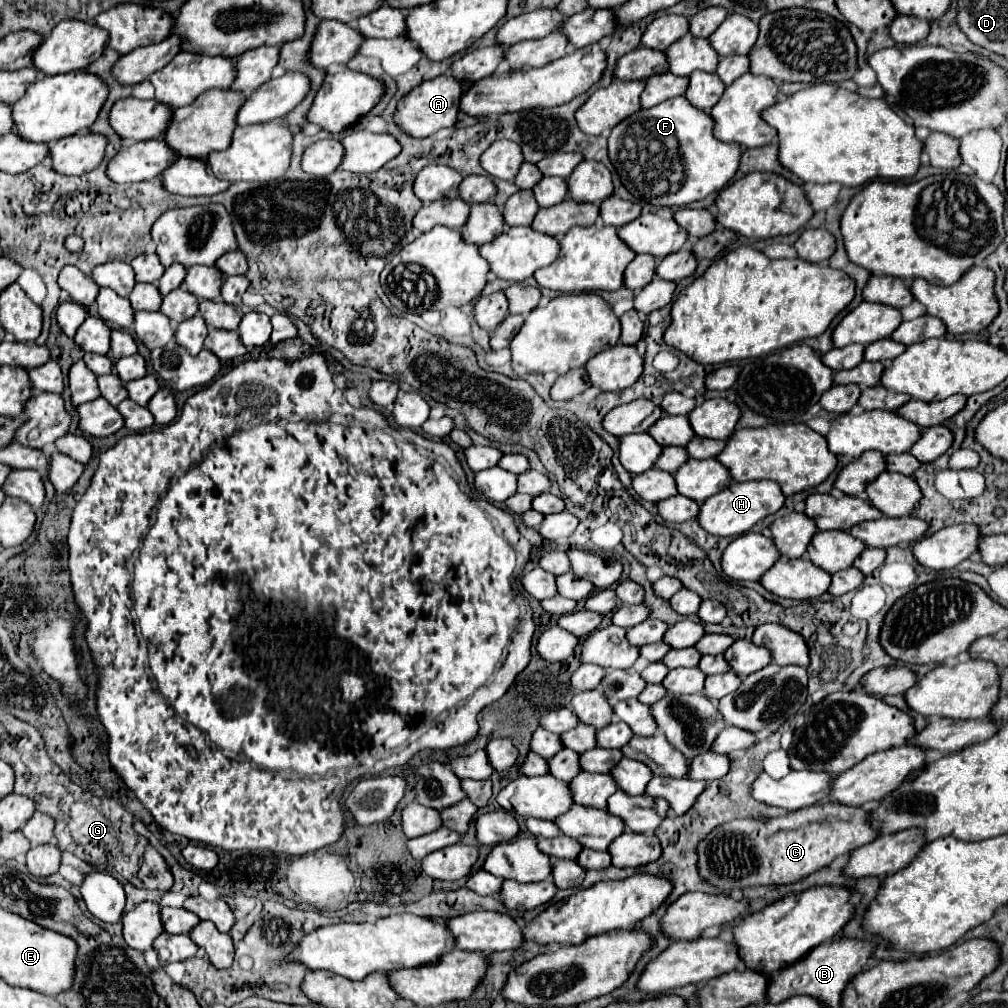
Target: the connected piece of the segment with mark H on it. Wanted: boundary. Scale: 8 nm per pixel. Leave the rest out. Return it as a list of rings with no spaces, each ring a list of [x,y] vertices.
[[[759,480],[759,482],[731,482],[725,490],[719,494],[707,498],[701,504],[699,512],[699,524],[715,536],[741,536],[749,532],[759,520],[767,518],[769,514],[775,514],[785,502],[785,494],[781,492],[779,484],[773,480]]]

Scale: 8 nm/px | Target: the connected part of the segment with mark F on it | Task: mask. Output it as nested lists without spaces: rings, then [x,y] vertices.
[[[685,96],[671,98],[615,126],[609,136],[609,158],[623,186],[637,200],[655,206],[685,206],[719,192],[739,170],[741,146],[717,140],[713,128],[715,120],[691,106]]]

